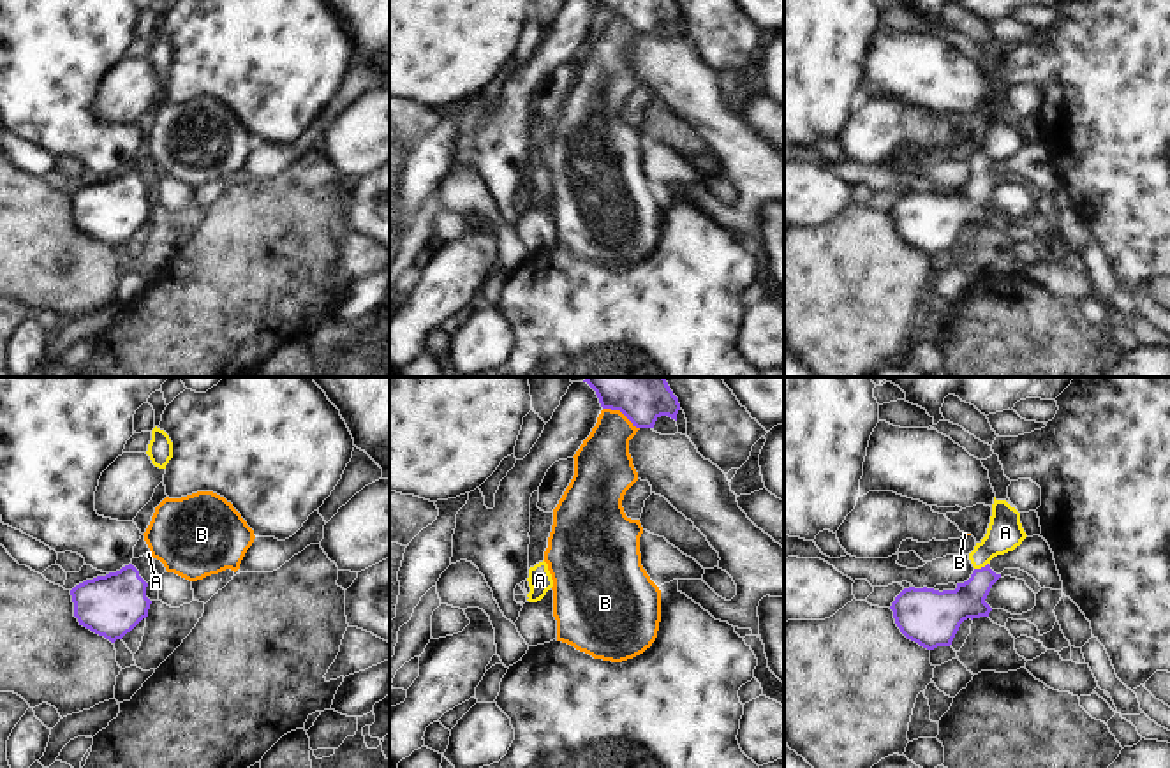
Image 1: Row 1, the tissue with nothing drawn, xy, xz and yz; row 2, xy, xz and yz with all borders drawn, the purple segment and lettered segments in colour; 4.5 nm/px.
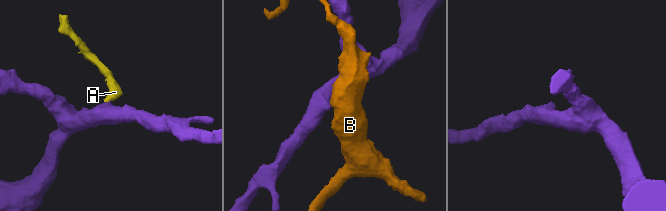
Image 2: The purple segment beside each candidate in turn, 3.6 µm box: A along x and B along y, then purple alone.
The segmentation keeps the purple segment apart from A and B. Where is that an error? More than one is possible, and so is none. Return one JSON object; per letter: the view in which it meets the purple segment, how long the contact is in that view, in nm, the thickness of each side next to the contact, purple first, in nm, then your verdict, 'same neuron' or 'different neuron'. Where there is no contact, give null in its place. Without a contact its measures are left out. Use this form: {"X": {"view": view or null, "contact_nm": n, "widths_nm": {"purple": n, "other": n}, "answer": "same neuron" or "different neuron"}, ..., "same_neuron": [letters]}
{"A": {"view": "yz", "contact_nm": 70, "widths_nm": {"purple": 180, "other": 170}, "answer": "same neuron"}, "B": {"view": "xz", "contact_nm": 190, "widths_nm": {"purple": 150, "other": 260}, "answer": "different neuron"}, "same_neuron": ["A"]}

